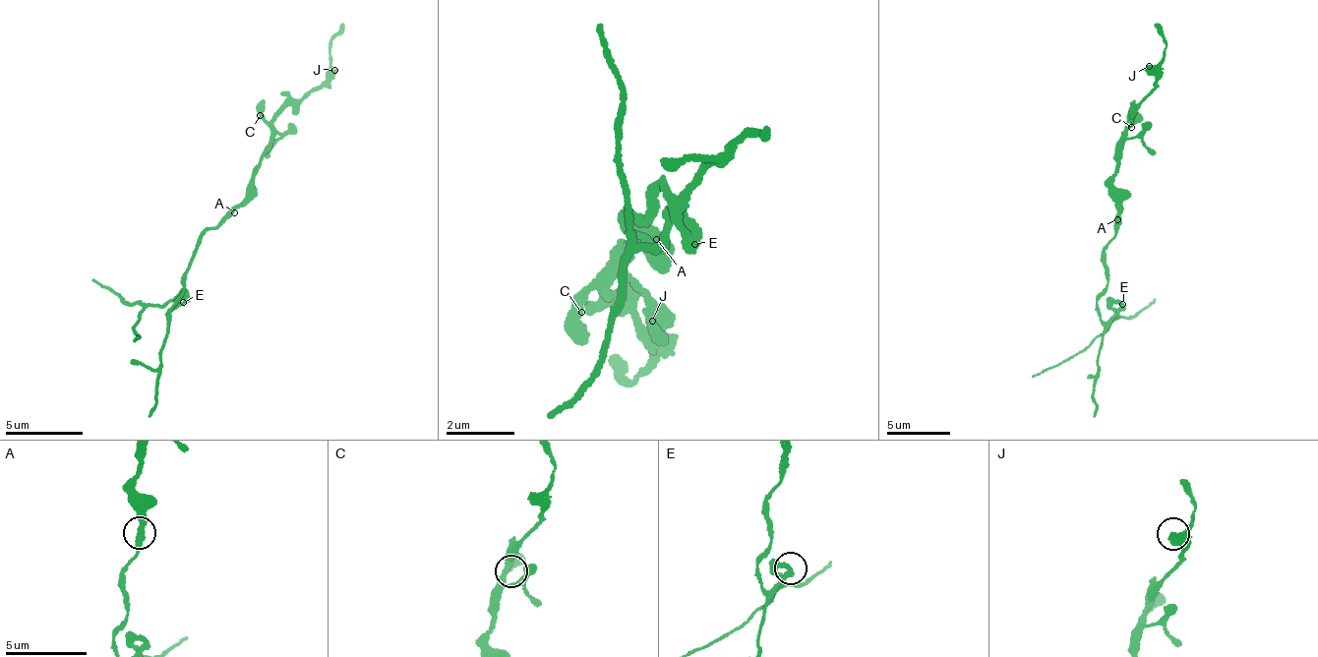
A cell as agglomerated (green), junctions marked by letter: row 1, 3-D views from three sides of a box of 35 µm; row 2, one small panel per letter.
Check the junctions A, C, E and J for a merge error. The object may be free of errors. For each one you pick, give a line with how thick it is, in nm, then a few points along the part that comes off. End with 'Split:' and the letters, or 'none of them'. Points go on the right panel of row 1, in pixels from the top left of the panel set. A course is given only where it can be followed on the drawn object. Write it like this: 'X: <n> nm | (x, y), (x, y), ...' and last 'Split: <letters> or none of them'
E: 300 nm | (1124, 305), (1110, 306), (1115, 319), (1108, 331), (1033, 378)
Split: E

